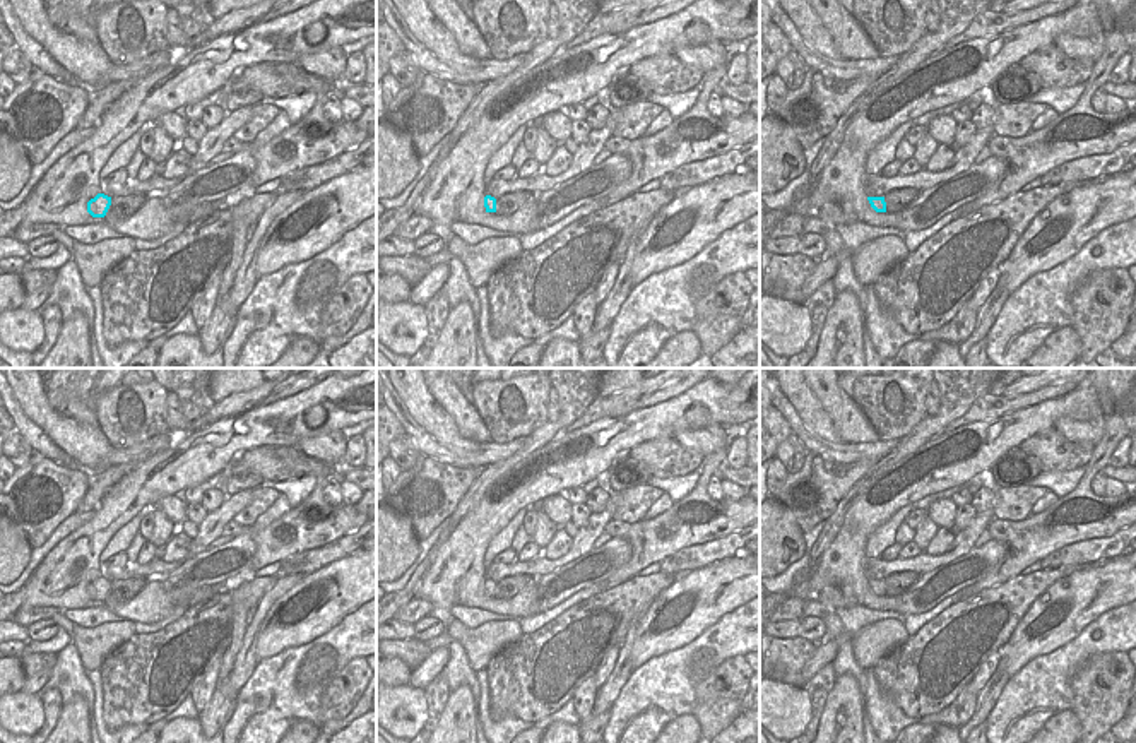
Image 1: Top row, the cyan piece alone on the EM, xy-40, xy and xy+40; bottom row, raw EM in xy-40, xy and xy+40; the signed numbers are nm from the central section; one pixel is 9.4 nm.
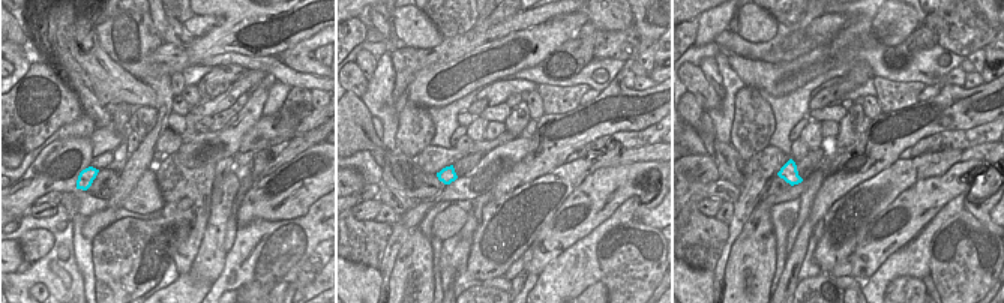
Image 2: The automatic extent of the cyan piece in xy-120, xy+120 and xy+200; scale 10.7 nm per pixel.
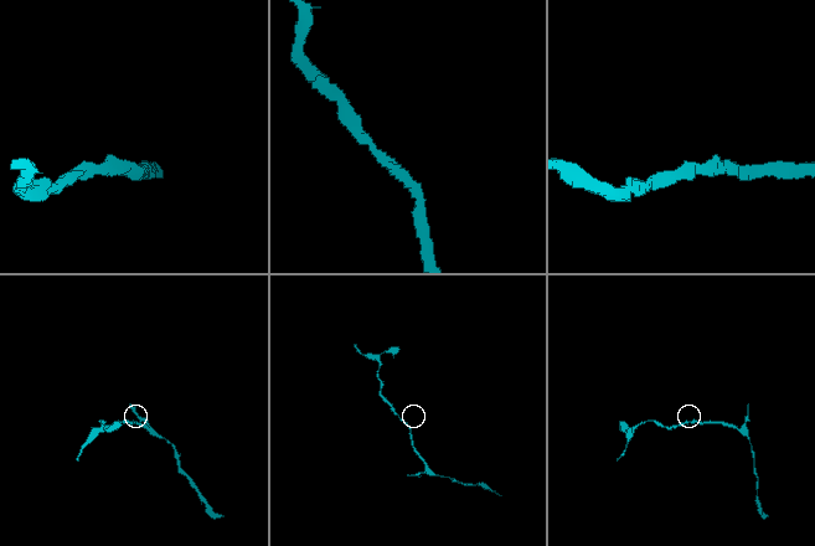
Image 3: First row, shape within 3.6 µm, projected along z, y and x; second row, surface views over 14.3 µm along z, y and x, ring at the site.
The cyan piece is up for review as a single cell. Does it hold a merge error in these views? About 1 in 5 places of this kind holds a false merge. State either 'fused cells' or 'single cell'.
single cell

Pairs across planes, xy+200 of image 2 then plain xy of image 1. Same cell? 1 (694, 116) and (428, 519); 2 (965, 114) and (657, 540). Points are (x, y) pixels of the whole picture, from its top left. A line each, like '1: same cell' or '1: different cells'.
1: different cells
2: same cell

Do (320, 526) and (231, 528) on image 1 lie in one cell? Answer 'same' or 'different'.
same

